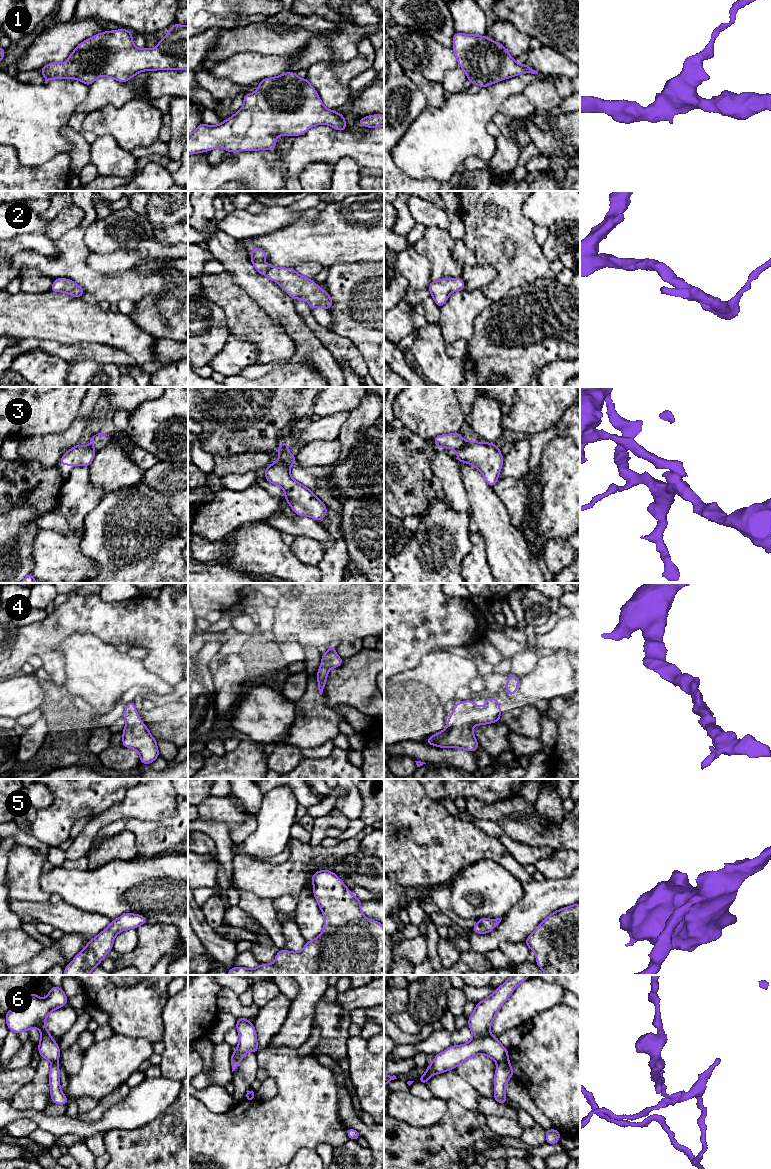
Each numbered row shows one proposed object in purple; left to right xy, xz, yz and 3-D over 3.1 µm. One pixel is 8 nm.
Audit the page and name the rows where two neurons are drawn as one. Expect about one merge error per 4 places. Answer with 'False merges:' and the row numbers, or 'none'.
False merges: 3, 6

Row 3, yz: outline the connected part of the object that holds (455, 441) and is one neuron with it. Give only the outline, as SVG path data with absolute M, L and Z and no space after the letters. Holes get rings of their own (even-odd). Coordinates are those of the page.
M460 433L442 434L433 439L438 448L449 448L456 451L463 448L467 442Z

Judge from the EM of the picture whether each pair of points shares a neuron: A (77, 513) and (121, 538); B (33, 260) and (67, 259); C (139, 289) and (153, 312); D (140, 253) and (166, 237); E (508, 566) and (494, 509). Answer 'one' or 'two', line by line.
A: two
B: one
C: two
D: two
E: one

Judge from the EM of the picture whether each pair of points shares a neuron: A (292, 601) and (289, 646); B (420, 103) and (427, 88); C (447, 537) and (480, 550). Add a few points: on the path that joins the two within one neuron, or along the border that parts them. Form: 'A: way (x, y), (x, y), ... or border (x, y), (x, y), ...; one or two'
A: border (280, 645), (288, 638), (294, 637), (305, 650); two
B: border (408, 78), (424, 95), (428, 104); two
C: border (472, 530), (471, 549), (464, 557), (461, 568); two

